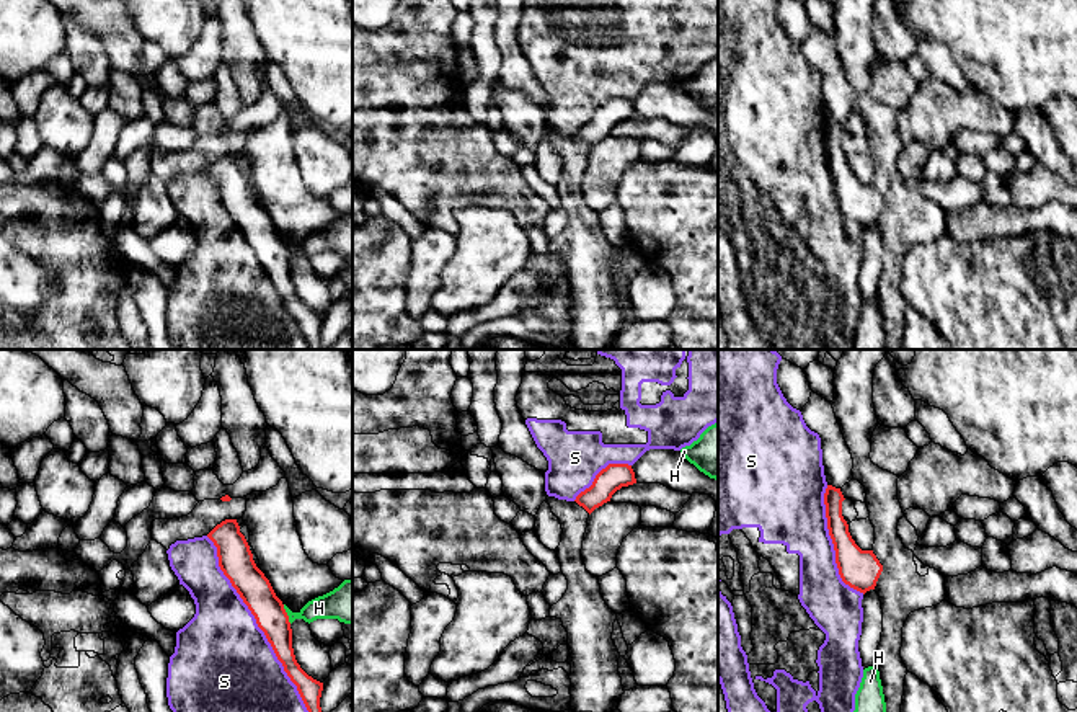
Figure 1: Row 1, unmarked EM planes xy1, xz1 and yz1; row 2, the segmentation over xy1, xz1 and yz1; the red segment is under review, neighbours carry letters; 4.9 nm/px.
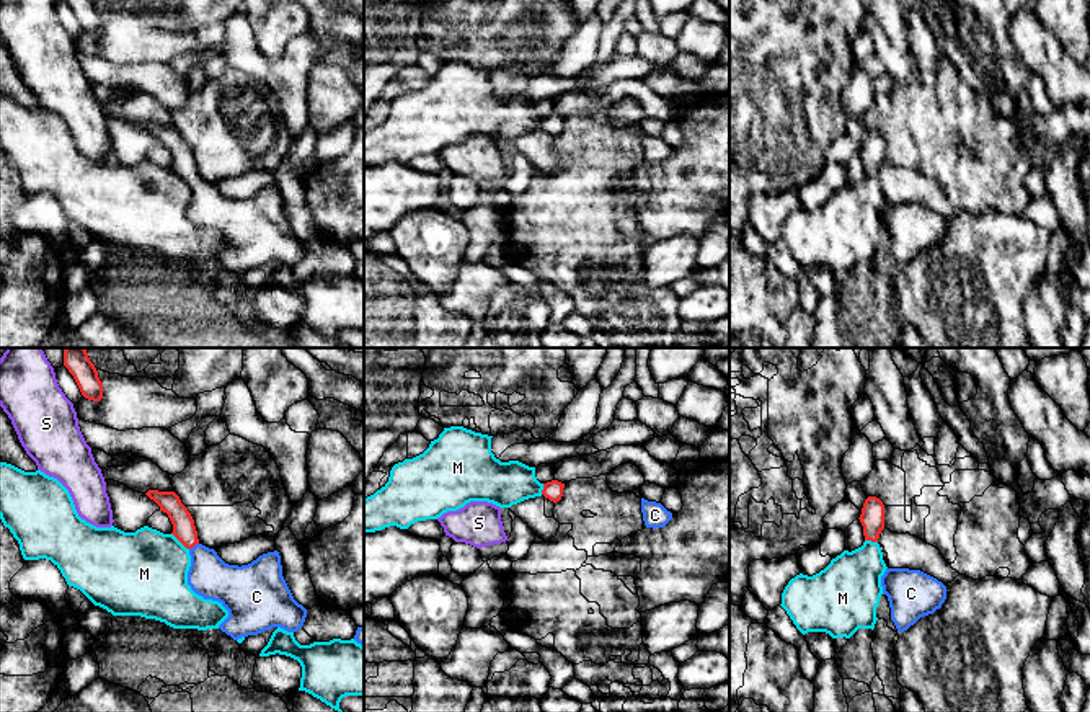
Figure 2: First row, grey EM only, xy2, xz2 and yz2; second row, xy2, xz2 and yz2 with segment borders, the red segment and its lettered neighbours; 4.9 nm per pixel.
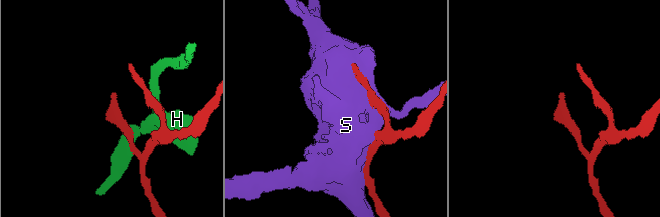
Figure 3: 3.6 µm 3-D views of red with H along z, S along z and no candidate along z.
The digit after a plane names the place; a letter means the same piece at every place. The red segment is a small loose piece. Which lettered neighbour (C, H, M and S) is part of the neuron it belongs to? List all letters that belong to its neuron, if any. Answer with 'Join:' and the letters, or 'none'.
Join: C

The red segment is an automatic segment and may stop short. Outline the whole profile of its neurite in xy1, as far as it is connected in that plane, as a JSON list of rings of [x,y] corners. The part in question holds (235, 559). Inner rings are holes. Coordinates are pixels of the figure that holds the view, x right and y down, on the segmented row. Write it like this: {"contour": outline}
{"contour": [[[237,519],[222,521],[207,537],[217,547],[220,570],[255,616],[258,627],[264,632],[284,671],[297,686],[307,710],[321,712],[320,697],[323,683],[308,676],[297,663],[289,616],[269,580],[256,567]]]}

